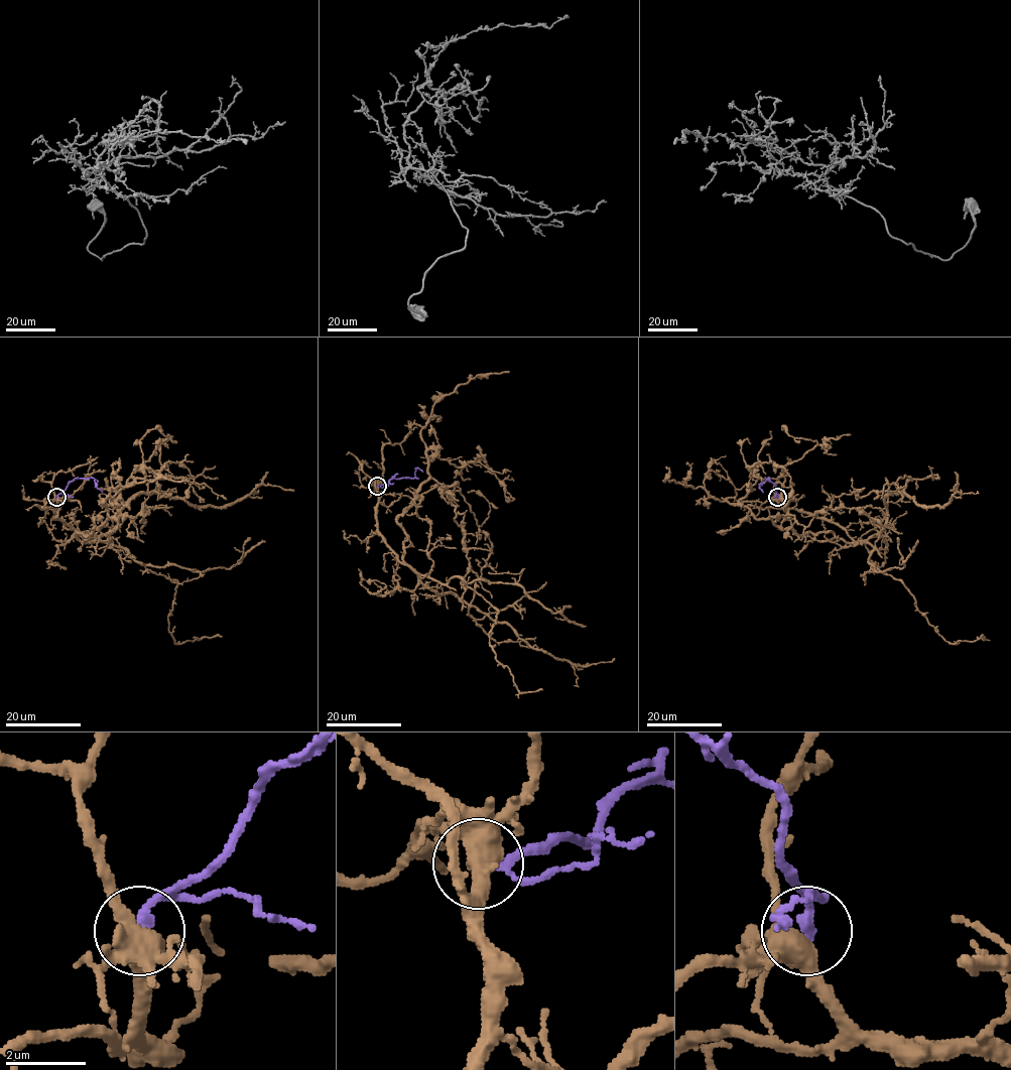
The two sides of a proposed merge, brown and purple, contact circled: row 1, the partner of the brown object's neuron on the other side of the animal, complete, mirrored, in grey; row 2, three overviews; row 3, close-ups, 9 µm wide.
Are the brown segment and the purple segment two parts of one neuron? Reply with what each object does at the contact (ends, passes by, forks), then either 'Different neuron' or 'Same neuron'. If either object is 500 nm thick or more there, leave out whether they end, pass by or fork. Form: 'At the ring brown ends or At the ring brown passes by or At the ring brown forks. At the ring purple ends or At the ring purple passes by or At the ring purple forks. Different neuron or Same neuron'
At the ring brown forks. At the ring purple ends. Same neuron

